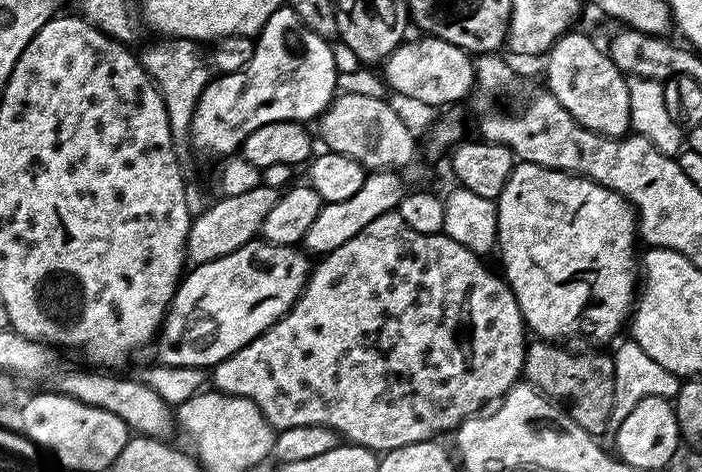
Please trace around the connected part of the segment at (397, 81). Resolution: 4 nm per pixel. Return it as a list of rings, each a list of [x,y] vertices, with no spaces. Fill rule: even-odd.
[[[427,34],[419,37],[421,40],[405,39],[387,58],[382,61],[384,80],[400,96],[408,100],[417,100],[428,108],[440,108],[443,104],[456,104],[467,98],[476,88],[476,61],[466,50],[454,46],[437,36]]]

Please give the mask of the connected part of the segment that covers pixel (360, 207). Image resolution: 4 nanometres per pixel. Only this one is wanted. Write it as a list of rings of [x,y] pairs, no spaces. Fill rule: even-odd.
[[[372,170],[367,173],[362,186],[359,186],[350,198],[345,201],[334,201],[325,203],[321,207],[318,218],[314,218],[314,223],[310,225],[310,230],[306,230],[302,244],[309,253],[327,254],[338,250],[342,242],[350,242],[362,226],[370,226],[374,218],[382,214],[399,209],[400,199],[404,196],[406,185],[400,181],[401,173],[396,170]]]

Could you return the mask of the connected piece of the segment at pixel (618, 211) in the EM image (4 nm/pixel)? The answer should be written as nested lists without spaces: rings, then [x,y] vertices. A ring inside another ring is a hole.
[[[517,163],[512,169],[510,178],[502,190],[499,200],[495,201],[497,208],[497,238],[498,255],[504,263],[502,275],[508,282],[508,288],[520,307],[527,331],[535,334],[541,340],[564,342],[567,336],[576,332],[576,320],[580,320],[580,328],[589,332],[596,340],[608,340],[620,332],[620,327],[629,323],[634,311],[634,301],[638,295],[638,229],[636,227],[636,211],[628,201],[623,200],[614,190],[603,188],[598,182],[588,180],[584,176],[573,176],[571,172],[559,172],[556,168],[543,168],[537,164]]]

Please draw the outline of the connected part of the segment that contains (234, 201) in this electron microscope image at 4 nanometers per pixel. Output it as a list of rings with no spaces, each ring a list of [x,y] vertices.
[[[261,182],[254,190],[246,190],[246,194],[216,198],[201,216],[199,213],[193,219],[188,235],[187,259],[193,265],[214,262],[214,258],[222,258],[222,254],[234,254],[234,250],[257,239],[262,230],[262,222],[266,222],[266,214],[270,214],[270,209],[274,207],[274,202],[278,202],[280,194],[280,188],[272,188]]]

